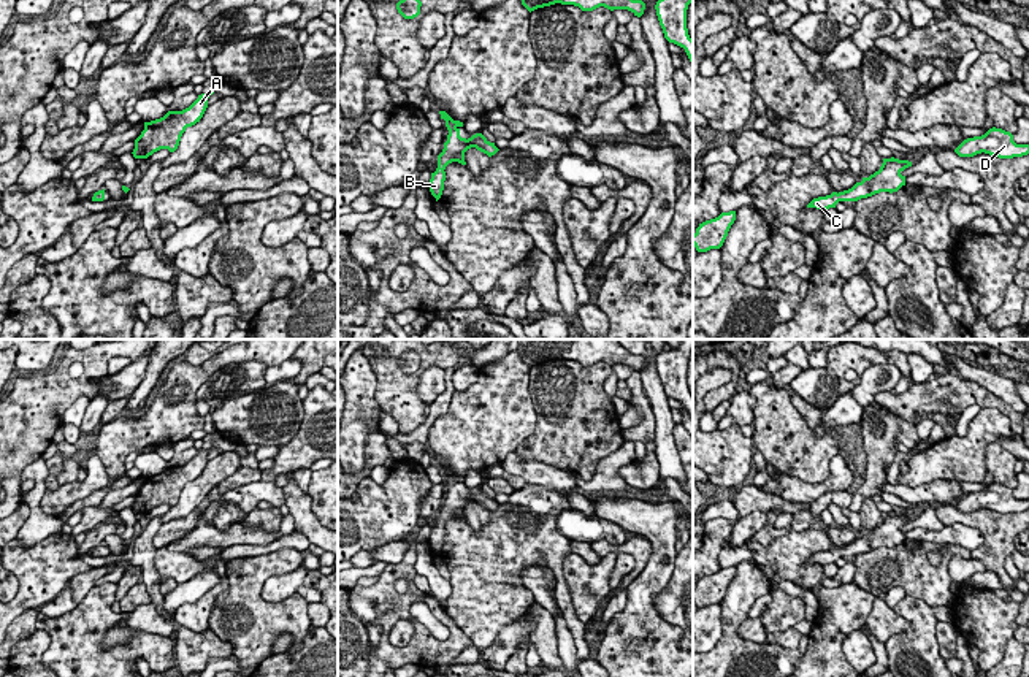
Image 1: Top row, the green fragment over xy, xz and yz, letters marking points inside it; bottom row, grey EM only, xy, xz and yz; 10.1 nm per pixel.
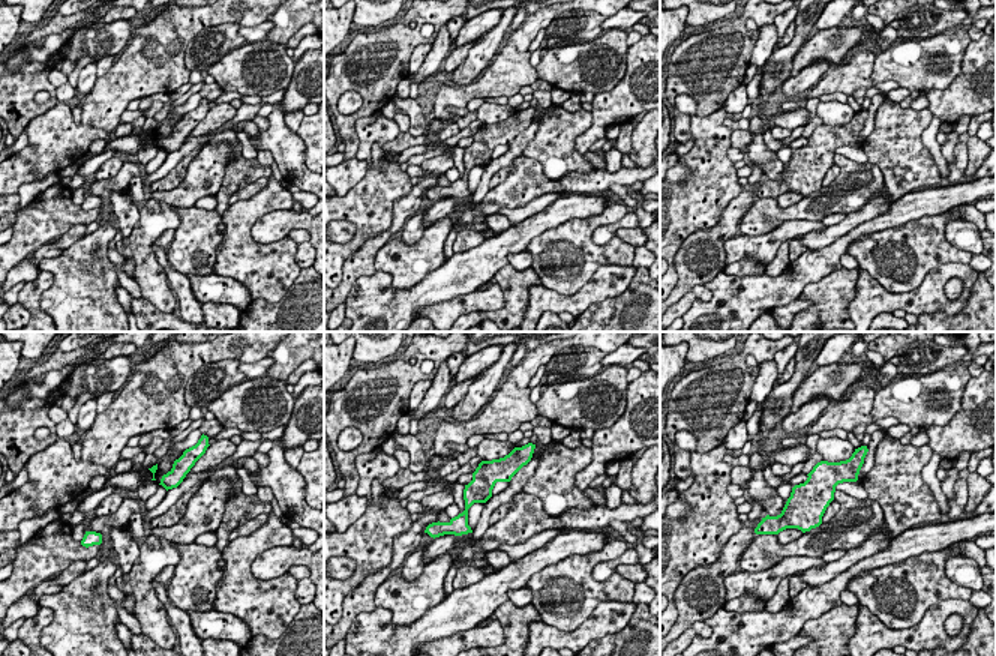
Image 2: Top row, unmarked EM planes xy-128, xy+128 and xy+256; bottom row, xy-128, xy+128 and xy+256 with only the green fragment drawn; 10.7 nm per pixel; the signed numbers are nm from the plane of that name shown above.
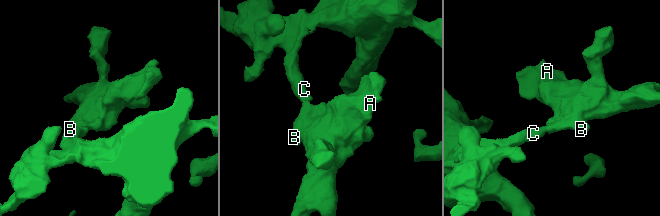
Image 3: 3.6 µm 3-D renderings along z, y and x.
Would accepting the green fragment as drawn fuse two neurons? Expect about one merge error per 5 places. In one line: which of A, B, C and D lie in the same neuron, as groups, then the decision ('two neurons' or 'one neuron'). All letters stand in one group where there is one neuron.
A B C D; one neuron

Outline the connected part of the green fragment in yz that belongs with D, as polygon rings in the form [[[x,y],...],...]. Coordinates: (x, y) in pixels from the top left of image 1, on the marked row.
[[[993,127],[981,136],[964,140],[954,152],[959,157],[974,157],[985,152],[999,159],[1013,159],[1027,155],[1029,144],[1016,144],[1010,132]]]

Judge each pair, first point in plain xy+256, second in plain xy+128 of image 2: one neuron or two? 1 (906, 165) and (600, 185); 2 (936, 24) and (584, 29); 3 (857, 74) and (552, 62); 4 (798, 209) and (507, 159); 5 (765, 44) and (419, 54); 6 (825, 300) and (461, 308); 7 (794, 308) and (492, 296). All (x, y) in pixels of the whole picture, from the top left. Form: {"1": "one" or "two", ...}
{"1": "two", "2": "one", "3": "two", "4": "two", "5": "one", "6": "two", "7": "one"}

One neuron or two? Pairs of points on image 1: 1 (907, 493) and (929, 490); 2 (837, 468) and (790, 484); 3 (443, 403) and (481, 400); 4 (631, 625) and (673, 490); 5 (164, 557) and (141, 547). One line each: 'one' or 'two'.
1: one
2: one
3: two
4: two
5: two

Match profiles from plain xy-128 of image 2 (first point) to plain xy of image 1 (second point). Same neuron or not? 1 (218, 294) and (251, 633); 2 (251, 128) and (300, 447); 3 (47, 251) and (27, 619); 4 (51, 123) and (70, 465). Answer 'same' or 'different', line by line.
1: different
2: different
3: different
4: different

